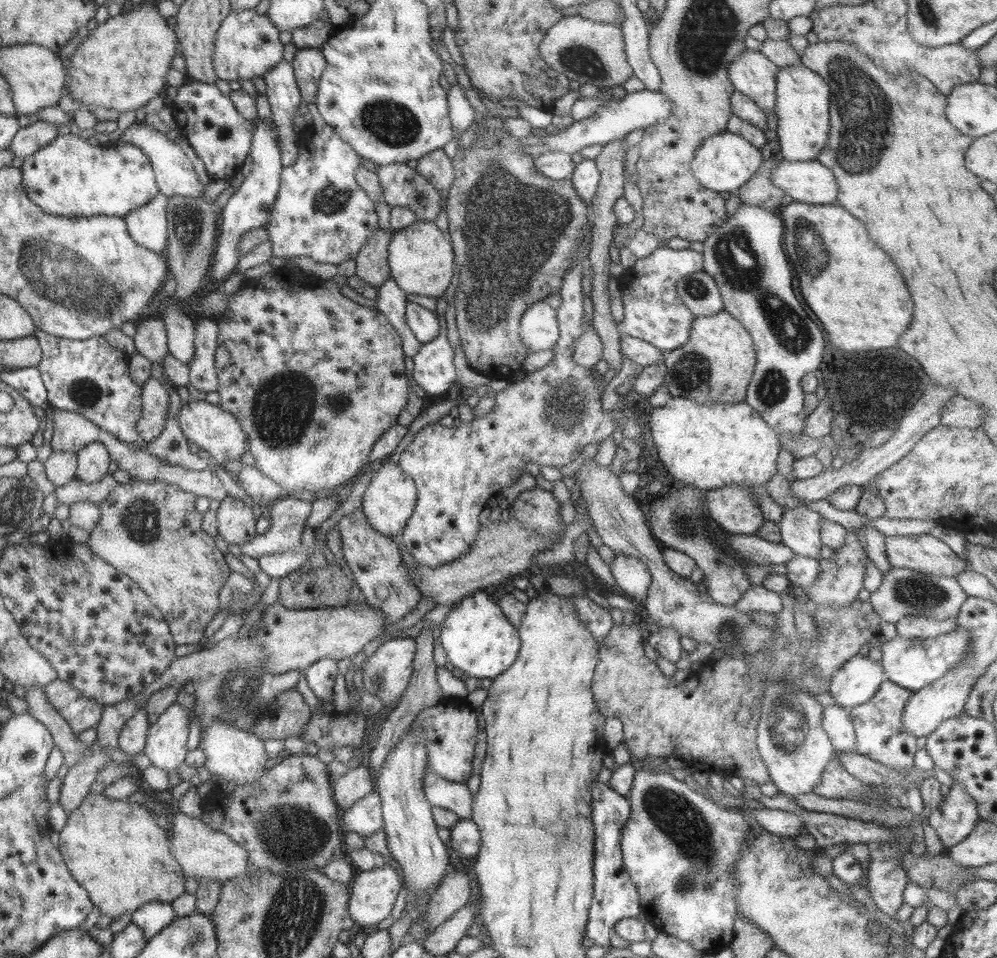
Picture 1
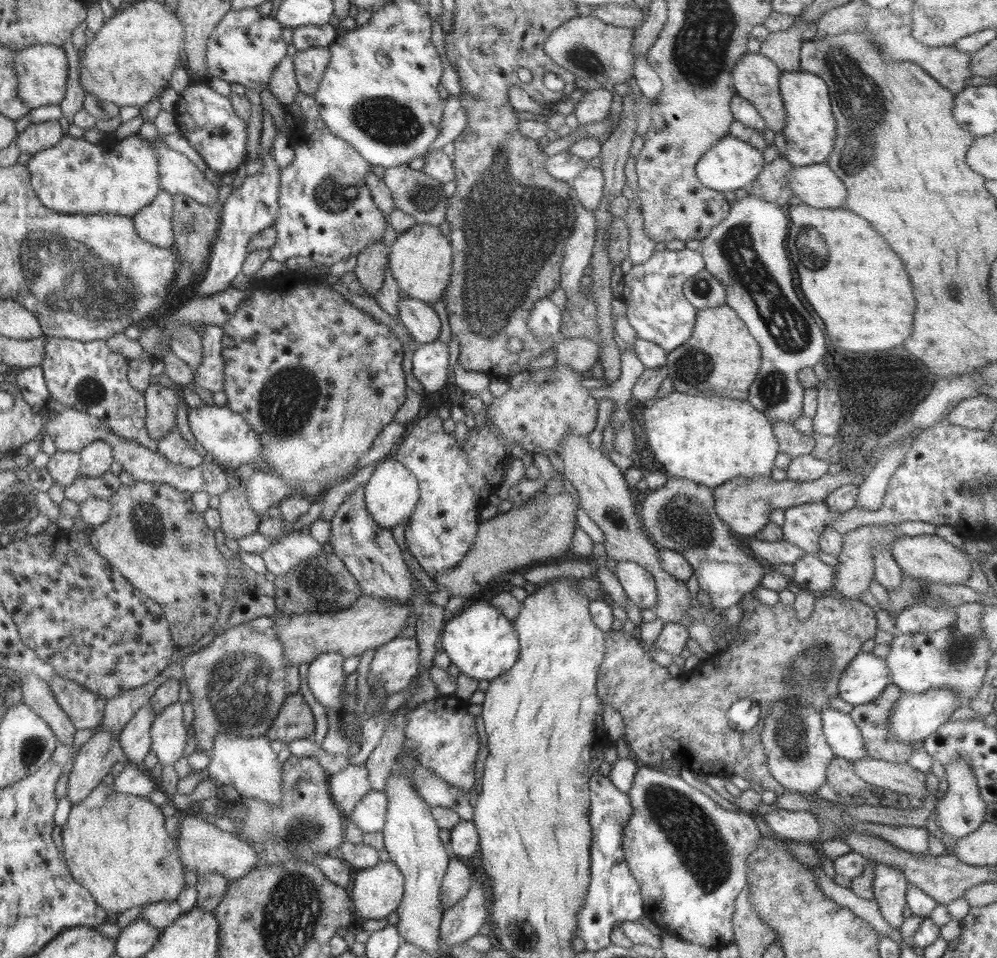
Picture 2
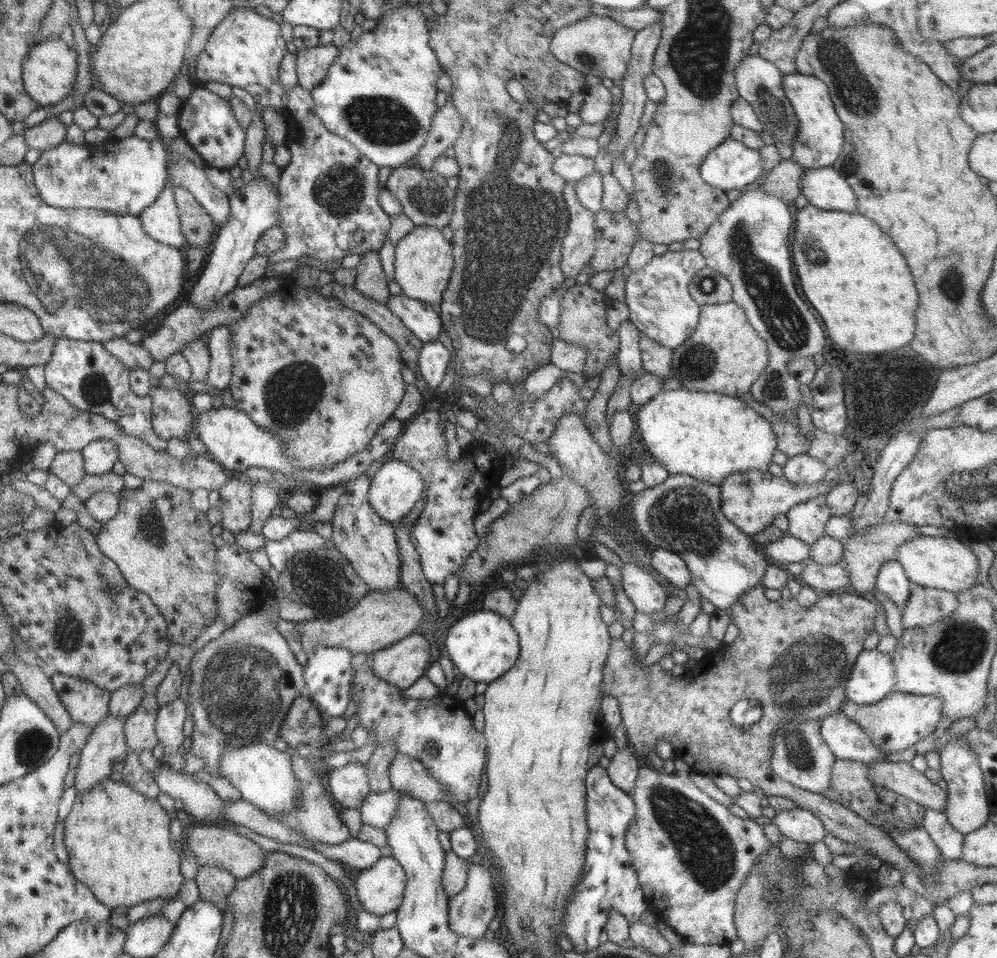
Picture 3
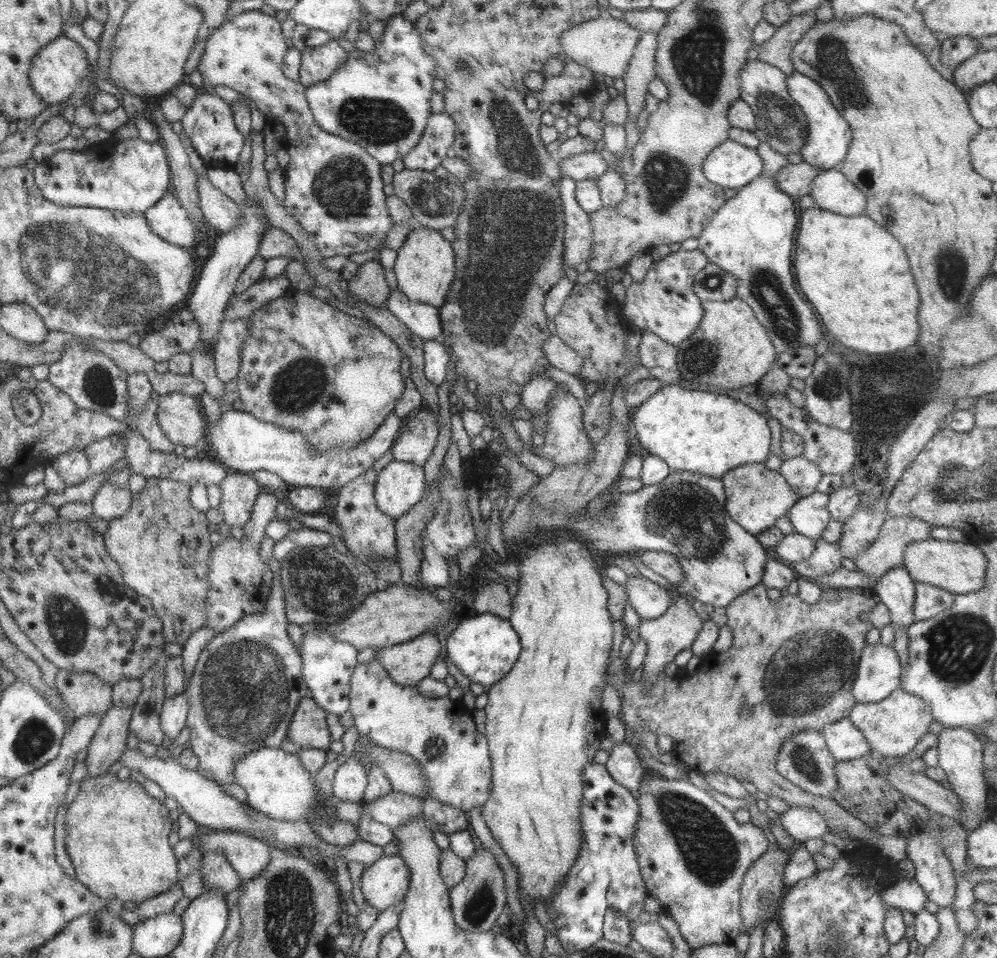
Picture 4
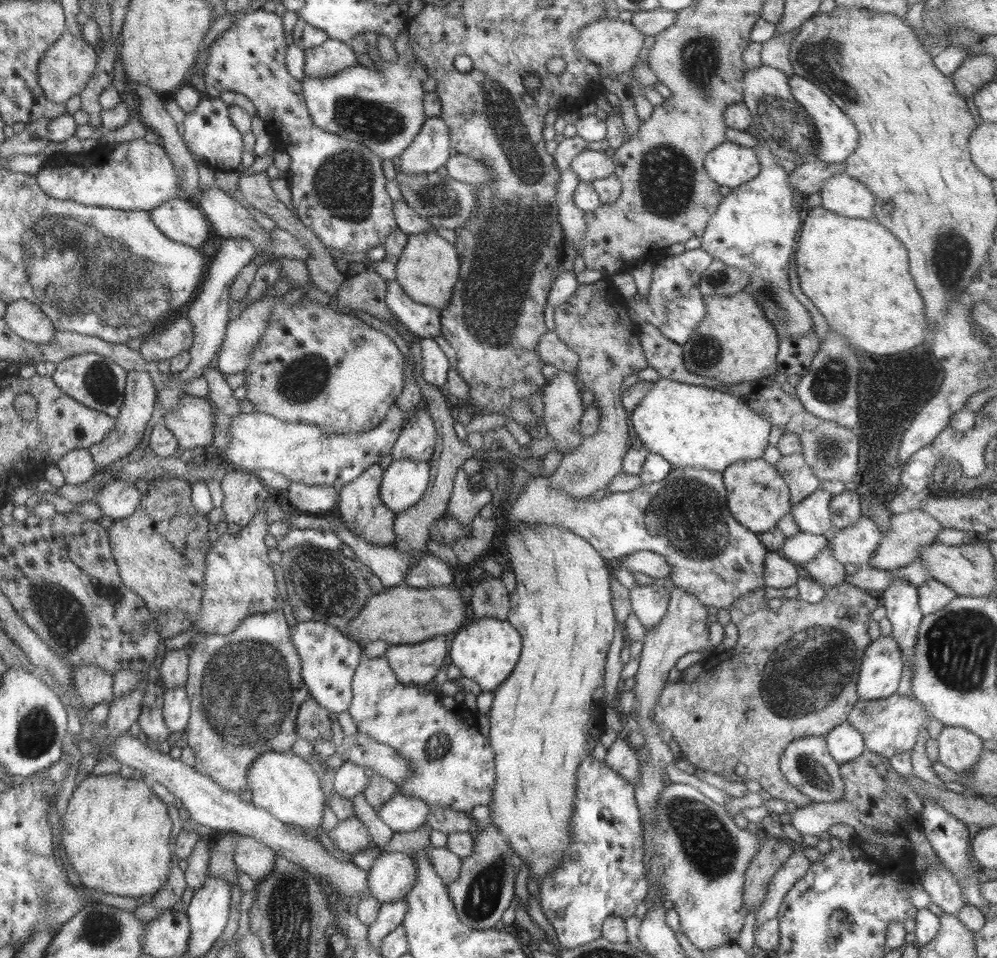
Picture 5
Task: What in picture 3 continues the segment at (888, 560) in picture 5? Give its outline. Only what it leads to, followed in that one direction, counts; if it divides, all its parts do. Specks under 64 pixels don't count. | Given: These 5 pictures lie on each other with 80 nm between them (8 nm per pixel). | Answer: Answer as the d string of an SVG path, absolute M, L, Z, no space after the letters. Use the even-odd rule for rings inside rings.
M882 522L878 525L869 526L867 531L852 535L842 540L845 553L843 558L846 561L846 571L850 573L850 580L845 591L855 593L856 595L871 595L875 588L876 578L880 572L880 566L884 561L894 560L897 557L897 548L904 544L904 541L910 540L921 534L916 531L918 524L906 524L904 522Z

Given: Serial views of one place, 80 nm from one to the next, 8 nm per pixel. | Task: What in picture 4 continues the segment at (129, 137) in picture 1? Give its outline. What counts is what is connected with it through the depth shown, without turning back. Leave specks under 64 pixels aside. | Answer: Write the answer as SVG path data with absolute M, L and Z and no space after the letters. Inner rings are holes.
M198 171L196 190L199 194L199 207L210 225L222 232L228 232L239 223L242 216L240 205L218 190L204 173Z

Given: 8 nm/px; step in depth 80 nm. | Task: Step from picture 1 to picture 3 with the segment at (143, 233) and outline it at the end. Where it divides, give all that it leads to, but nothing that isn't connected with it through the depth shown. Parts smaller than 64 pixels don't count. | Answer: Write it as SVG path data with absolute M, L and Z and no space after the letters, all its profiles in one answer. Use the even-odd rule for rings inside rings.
M170 186L163 188L154 204L139 214L144 232L160 244L184 247L185 238L179 221L179 207Z

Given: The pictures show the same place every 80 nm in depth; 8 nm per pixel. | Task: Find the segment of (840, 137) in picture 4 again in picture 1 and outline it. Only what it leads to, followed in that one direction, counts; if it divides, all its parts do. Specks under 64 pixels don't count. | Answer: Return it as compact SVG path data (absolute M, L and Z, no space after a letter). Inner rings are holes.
M802 63L779 68L776 73L777 116L776 132L780 144L779 157L791 161L814 160L828 142L830 130L830 88L827 82L811 68Z

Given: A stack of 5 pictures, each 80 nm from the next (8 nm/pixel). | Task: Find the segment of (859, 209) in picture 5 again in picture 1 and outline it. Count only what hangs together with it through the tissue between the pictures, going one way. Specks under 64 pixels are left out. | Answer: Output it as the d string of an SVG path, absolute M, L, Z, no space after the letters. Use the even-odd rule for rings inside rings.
M779 157L779 163L771 170L771 181L794 201L806 204L837 203L839 187L836 177L816 159L791 161Z

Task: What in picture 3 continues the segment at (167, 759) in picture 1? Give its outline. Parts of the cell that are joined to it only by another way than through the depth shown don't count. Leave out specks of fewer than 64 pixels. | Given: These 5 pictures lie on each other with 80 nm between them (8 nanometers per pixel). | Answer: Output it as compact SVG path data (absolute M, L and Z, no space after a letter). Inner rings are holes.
M176 699L158 709L155 720L155 733L160 744L164 746L164 754L174 755L178 746L184 742L182 724L186 720L186 704L183 699Z

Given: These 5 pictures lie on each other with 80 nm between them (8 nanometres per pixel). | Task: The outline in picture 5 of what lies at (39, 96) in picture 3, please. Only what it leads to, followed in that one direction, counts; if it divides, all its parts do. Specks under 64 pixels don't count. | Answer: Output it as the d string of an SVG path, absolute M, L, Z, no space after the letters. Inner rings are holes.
M69 32L64 33L64 36L48 48L38 66L38 79L40 87L44 90L44 97L56 104L65 104L69 98L80 95L84 91L97 66L96 47L84 41L82 37L74 37Z

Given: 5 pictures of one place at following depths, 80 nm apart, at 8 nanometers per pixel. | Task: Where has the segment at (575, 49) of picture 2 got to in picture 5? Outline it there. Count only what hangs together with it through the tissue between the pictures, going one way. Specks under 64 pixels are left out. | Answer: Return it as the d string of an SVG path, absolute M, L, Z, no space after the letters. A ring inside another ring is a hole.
M602 19L587 24L573 38L575 49L581 52L592 64L604 68L609 73L620 75L631 70L639 61L638 55L644 46L646 35L642 34L631 22L620 19Z

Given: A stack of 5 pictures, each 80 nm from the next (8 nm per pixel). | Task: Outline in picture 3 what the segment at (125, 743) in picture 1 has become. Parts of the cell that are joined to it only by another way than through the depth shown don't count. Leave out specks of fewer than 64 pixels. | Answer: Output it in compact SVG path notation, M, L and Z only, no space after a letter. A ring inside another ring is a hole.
M170 655L161 660L156 671L152 671L142 683L145 693L140 706L125 720L126 746L138 755L142 750L152 750L159 743L155 733L155 720L160 706L156 702L155 692L174 663Z

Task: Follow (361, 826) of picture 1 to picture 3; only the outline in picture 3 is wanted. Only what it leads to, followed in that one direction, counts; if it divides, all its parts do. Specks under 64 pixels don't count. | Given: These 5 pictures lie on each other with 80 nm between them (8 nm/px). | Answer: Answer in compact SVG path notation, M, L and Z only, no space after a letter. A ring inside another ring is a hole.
M394 788L380 794L370 793L359 807L363 824L385 829L398 812L402 794Z

